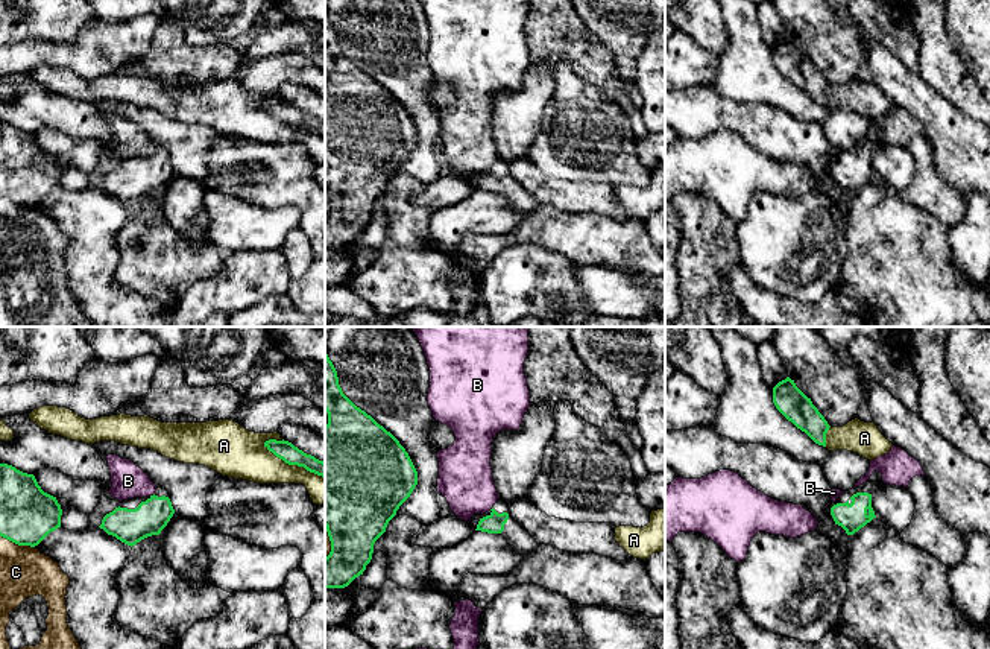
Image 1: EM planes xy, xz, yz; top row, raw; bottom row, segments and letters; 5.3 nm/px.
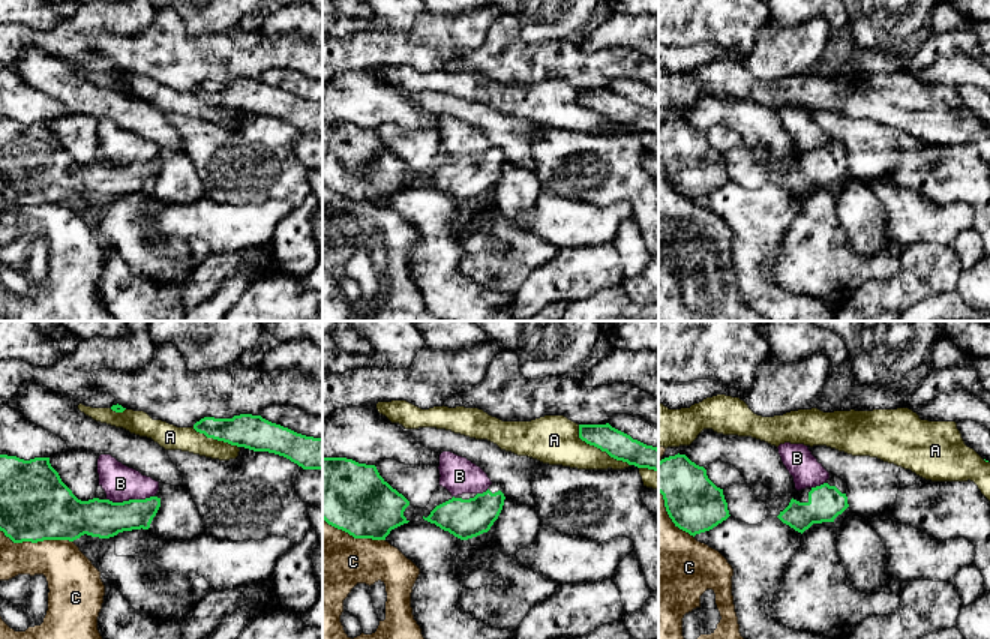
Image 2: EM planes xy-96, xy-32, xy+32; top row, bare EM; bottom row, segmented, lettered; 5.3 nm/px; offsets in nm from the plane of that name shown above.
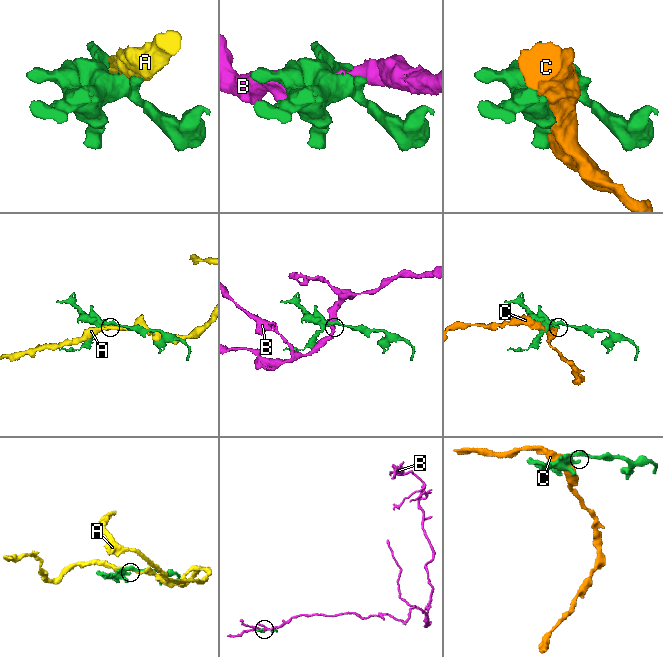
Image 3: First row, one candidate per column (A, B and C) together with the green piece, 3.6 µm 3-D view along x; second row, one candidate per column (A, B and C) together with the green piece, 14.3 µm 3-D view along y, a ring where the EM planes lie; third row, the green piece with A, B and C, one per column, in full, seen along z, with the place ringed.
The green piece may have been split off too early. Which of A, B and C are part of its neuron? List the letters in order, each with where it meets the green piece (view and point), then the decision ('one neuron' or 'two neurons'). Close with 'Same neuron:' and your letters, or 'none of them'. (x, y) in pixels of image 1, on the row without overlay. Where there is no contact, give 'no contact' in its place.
A: contact xy (293, 123); two neurons
B: contact xy (154, 154); two neurons
C: contact xy (17, 202); two neurons
Same neuron: none of them

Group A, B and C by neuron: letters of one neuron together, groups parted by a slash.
A / B / C

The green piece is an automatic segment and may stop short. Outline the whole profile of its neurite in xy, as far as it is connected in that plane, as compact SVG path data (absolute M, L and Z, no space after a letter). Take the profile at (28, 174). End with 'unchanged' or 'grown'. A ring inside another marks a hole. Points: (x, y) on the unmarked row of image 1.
M0 123L0 196L18 205L38 205L50 192L61 187L62 169L56 157L44 152L33 134Z; unchanged

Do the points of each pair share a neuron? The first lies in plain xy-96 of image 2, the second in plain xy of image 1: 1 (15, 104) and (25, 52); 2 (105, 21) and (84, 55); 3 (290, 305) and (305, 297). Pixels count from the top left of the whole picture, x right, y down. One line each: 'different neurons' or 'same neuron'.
1: different neurons
2: same neuron
3: different neurons

